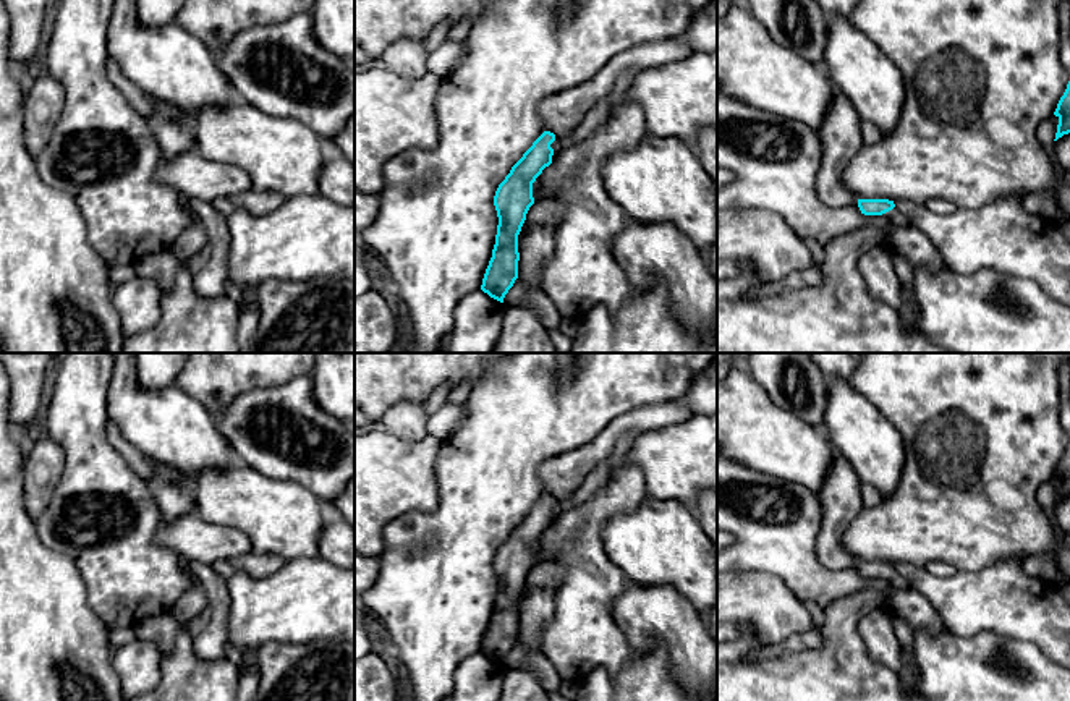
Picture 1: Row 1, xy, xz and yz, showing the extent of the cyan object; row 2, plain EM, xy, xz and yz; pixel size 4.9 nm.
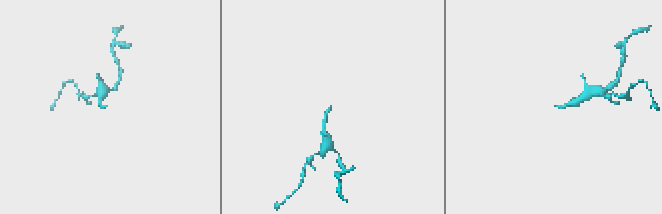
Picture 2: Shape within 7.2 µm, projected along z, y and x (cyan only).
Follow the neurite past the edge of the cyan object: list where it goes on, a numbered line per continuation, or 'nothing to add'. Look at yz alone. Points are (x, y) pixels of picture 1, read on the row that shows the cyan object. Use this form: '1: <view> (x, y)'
1: yz (894, 216)

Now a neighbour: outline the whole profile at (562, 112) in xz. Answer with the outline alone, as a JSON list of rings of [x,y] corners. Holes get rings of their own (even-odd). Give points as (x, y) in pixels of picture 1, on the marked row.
[[[680,36],[643,44],[615,55],[594,78],[555,94],[539,104],[539,117],[546,130],[563,136],[575,131],[588,113],[614,89],[618,78],[628,71],[646,71],[693,55]]]

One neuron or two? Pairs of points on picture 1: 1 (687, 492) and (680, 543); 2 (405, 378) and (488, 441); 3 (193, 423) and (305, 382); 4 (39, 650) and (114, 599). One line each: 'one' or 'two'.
1: two
2: two
3: two
4: two

